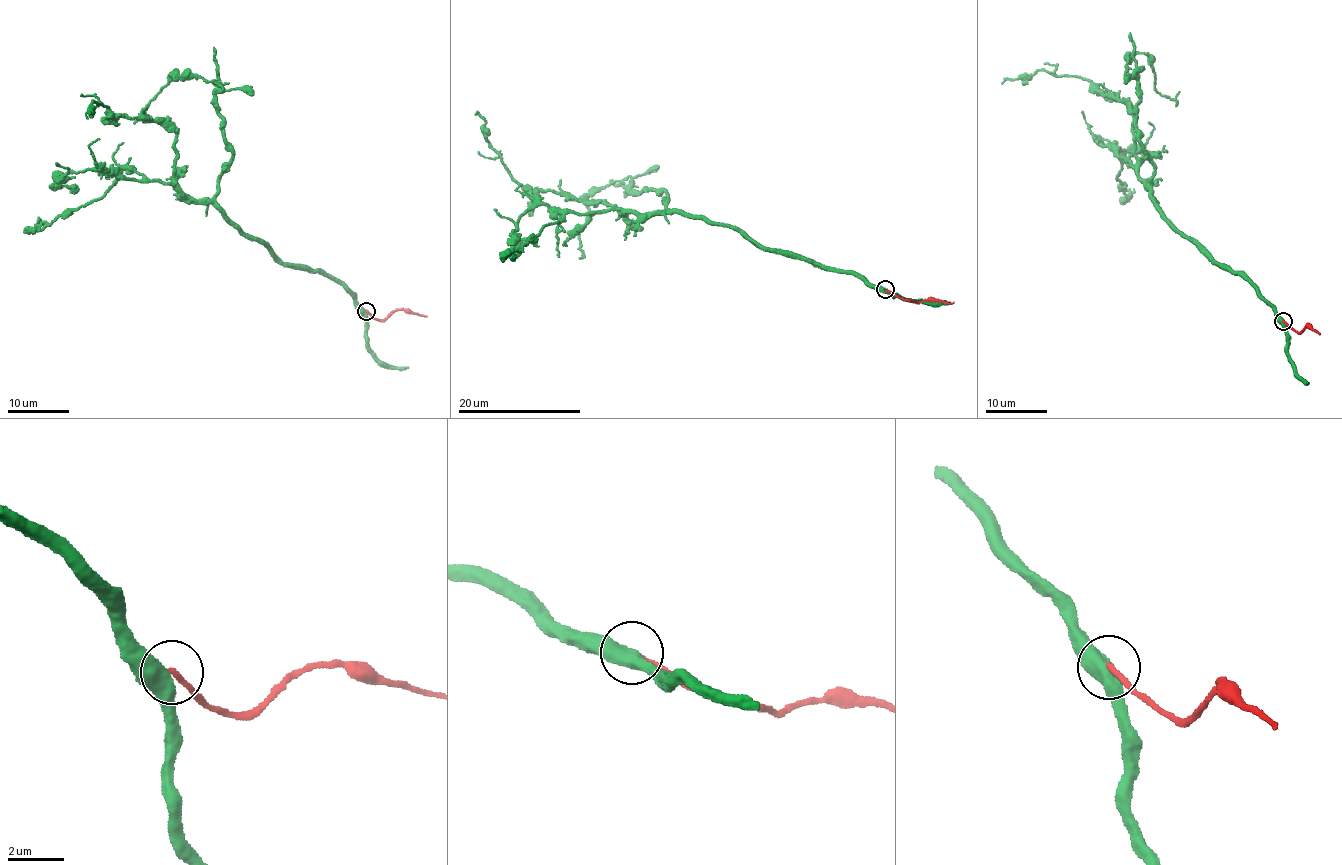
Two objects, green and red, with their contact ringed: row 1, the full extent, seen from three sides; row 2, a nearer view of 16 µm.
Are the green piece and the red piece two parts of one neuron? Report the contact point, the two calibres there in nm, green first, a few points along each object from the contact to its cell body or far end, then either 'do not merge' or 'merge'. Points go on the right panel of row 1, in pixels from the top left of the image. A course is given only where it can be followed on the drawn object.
place (1283, 321); calibres 500 and 200 nm; course green (1283, 321), (1258, 290), (1164, 218), (1138, 174), (1126, 105), (1076, 76), (1039, 70), (1001, 84); course red (1283, 321), (1300, 332), (1308, 324), (1311, 325), (1319, 334); do not merge

